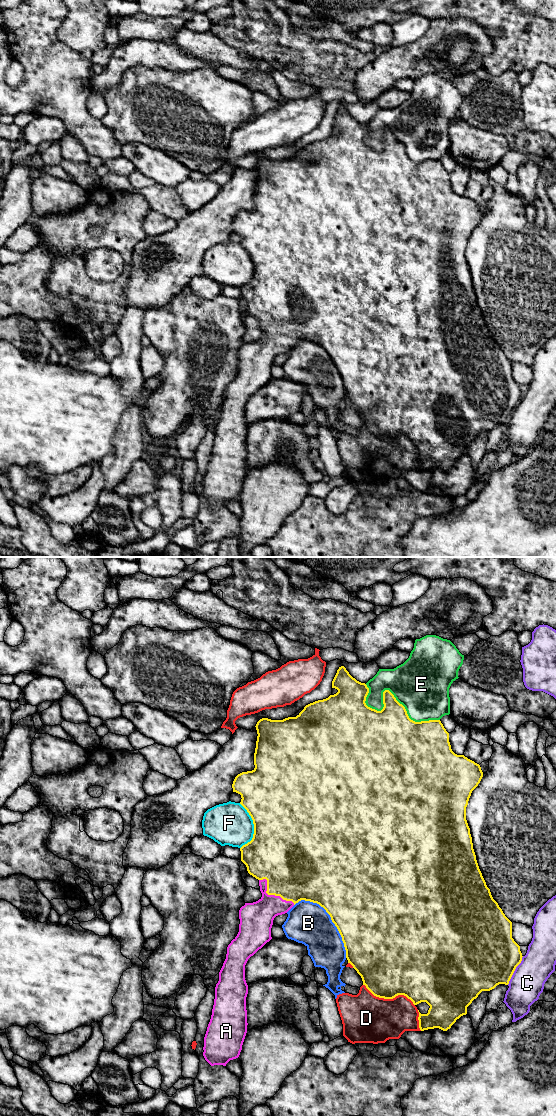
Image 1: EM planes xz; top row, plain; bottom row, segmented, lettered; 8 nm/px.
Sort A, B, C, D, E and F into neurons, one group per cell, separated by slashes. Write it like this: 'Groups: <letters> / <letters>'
Groups: A / B / C / D / E / F

